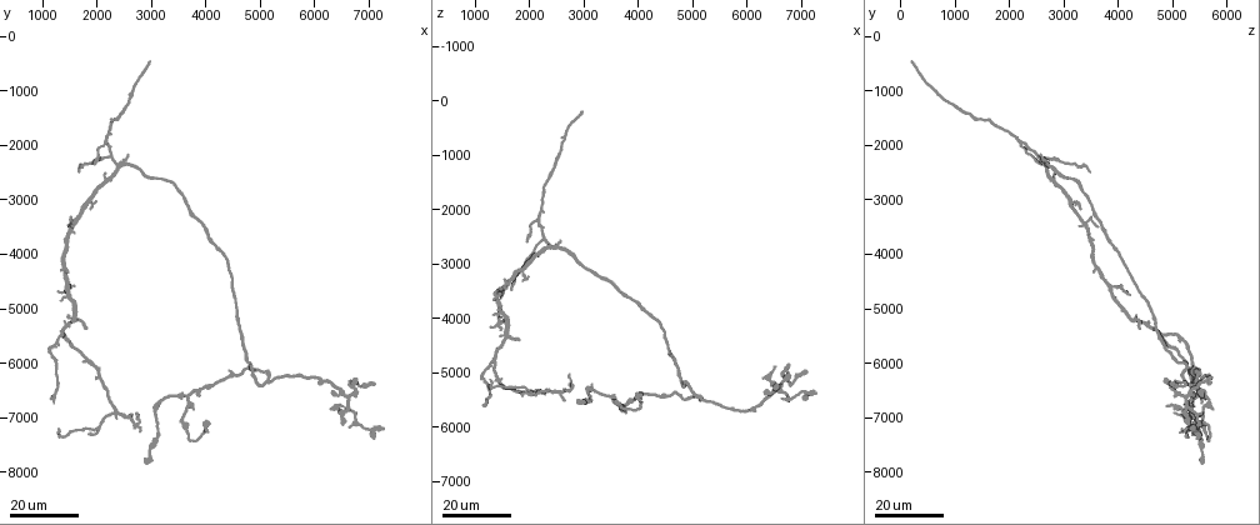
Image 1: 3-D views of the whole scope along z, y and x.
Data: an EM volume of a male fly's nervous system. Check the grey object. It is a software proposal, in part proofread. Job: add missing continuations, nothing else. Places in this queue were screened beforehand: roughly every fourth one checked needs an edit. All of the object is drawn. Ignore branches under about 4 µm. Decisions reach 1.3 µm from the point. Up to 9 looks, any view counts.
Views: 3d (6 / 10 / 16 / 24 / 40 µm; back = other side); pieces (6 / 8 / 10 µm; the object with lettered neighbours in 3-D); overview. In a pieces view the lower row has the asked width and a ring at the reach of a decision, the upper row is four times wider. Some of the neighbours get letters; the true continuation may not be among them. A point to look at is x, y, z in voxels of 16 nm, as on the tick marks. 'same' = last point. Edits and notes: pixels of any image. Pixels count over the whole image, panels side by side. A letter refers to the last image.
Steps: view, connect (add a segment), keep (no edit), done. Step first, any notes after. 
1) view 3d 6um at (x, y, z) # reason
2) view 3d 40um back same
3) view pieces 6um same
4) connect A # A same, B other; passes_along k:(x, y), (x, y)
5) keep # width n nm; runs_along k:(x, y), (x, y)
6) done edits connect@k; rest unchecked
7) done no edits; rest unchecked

view 3d 16um at (1800, 5400, 4400) # an open end

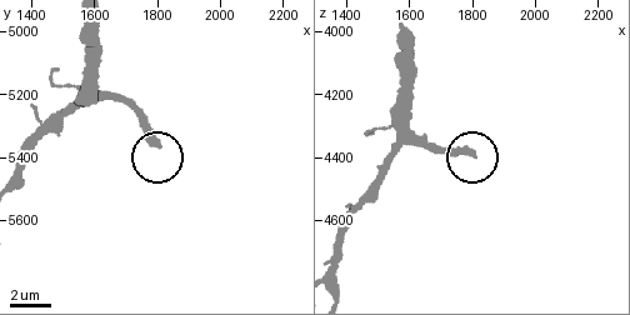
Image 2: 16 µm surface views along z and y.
view pieces 6um at (1800, 5360, 4390) # what lies round it

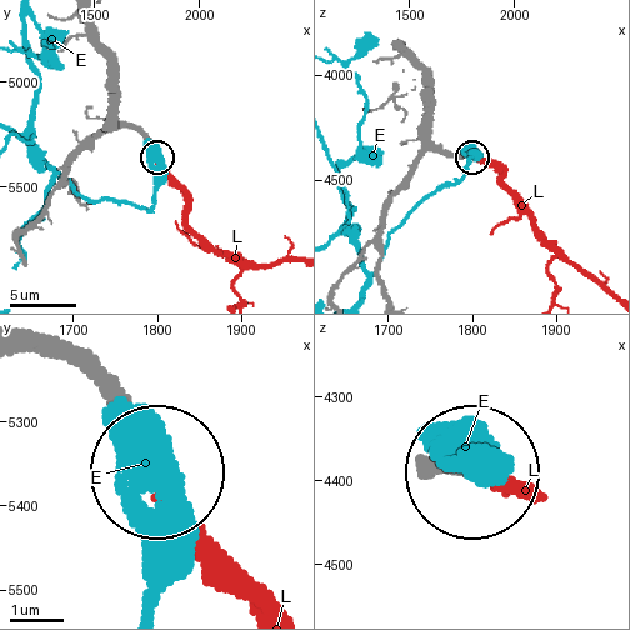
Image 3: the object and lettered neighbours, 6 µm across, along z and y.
connect L # E other, L same; passes_along 3:(133, 128), (209, 246), (259, 265), (293, 261); it goes on there

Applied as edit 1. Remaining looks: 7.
view overview

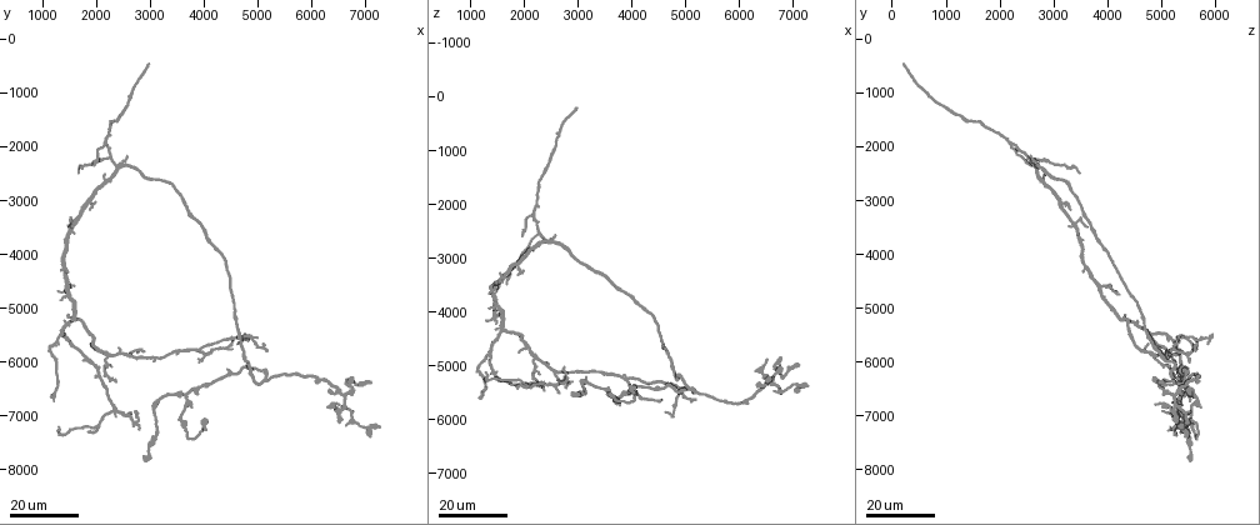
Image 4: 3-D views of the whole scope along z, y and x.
view 3d 16um at (4050, 7300, 5500) # end of a long branch

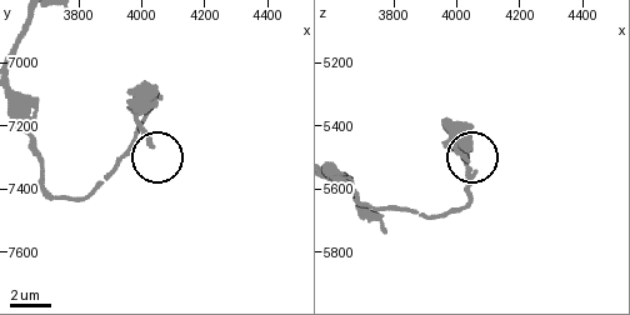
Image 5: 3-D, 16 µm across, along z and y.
view pieces 8um at (4040, 7260, 5500)

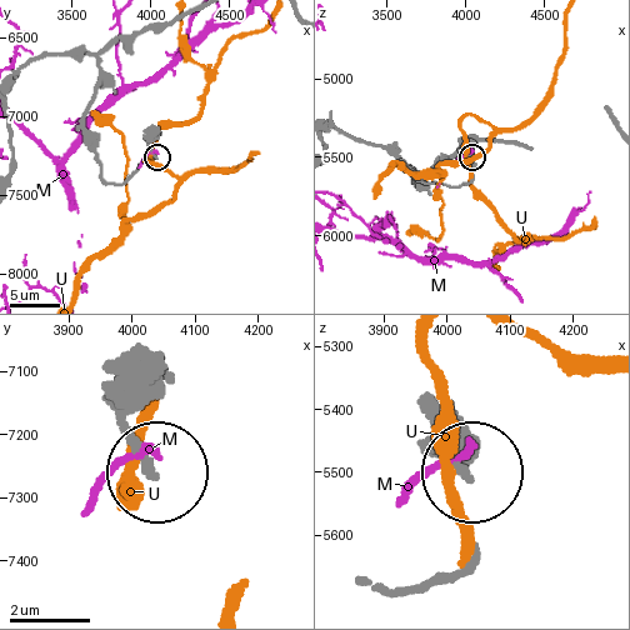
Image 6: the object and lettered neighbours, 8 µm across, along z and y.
keep # M other, U other; none of them fits

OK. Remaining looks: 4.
view 3d 16um at (1950, 2400, 2550) # thin end

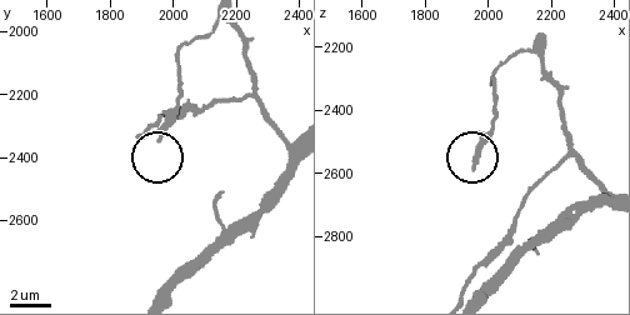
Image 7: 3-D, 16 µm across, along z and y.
view pieces 6um at (1960, 2350, 2580)

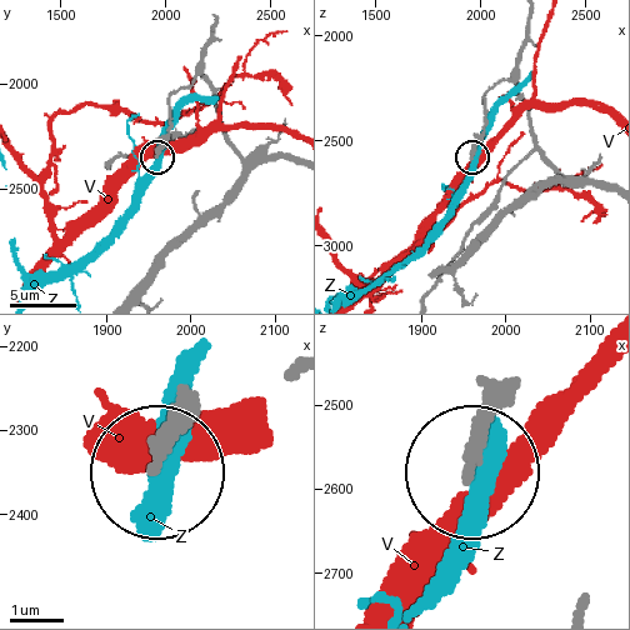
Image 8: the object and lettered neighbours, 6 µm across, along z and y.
keep # V other, Z other; runs_along 8:(503, 408), (475, 471); no lettered segment goes on from it

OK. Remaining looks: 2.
view 3d 16um at (2900, 450, 200)

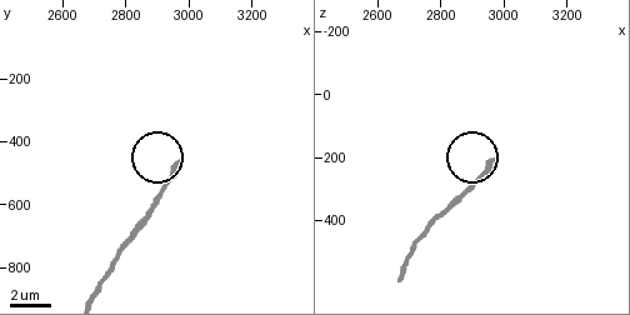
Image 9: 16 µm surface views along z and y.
view pieces 10um at (2970, 460, 200) # what lies round it

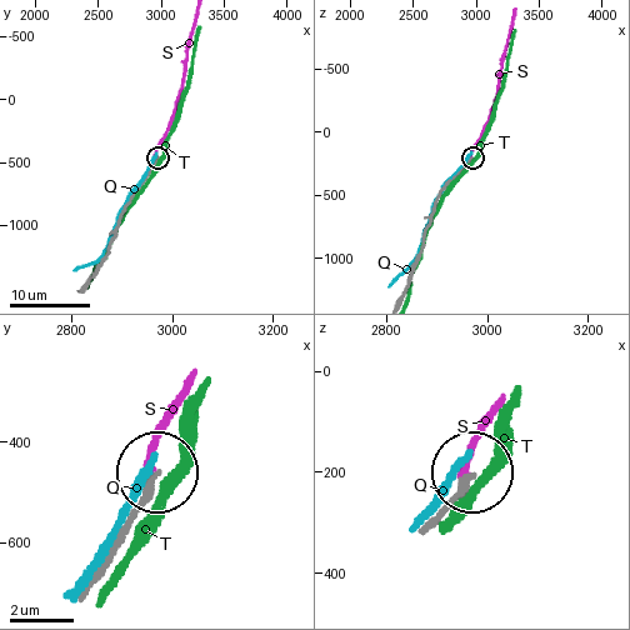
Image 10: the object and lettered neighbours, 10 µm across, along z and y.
connect S # Q other, S same, T other; passes_along 10:(459, 173), (488, 120), (504, 51); the neuron continues

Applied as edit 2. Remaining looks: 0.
done edits connect@3, connect@10; rest unchecked

